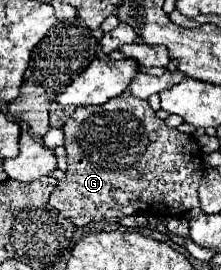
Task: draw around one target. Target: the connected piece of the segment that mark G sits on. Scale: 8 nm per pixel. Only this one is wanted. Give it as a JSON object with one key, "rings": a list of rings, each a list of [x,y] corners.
{"rings":[[[121,94],[101,106],[75,108],[65,122],[63,132],[69,166],[65,170],[65,178],[61,178],[51,192],[51,206],[57,208],[61,216],[69,216],[75,226],[87,226],[101,220],[119,220],[133,214],[183,216],[187,210],[199,206],[197,188],[203,178],[199,146],[191,136],[179,132],[177,128],[169,128],[147,100]]]}

